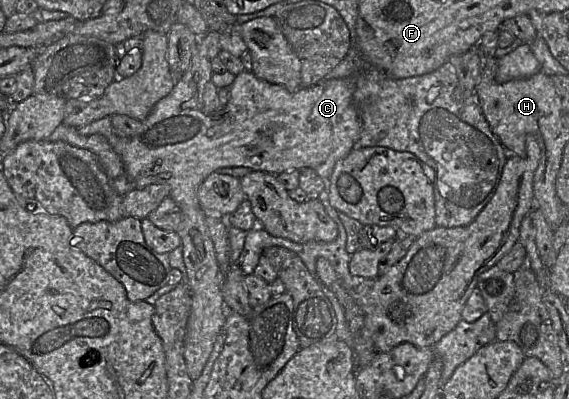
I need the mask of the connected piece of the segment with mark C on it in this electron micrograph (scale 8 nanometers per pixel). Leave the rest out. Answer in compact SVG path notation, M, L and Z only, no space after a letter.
M197 36L197 51L192 57L189 68L180 78L176 78L172 91L158 101L142 121L139 133L132 137L119 137L113 131L111 116L77 128L81 135L99 134L107 139L112 149L121 158L133 189L142 189L151 184L168 185L169 197L181 210L182 221L176 232L181 239L187 286L192 301L184 338L183 356L188 376L192 381L201 375L217 336L222 333L227 315L221 293L222 273L206 226L206 213L197 198L201 183L211 173L228 167L246 167L273 175L311 168L328 182L336 163L353 149L362 129L359 111L353 99L355 77L322 80L315 85L289 92L282 85L269 83L257 78L253 71L244 70L235 76L235 80L229 87L230 99L226 107L213 115L206 115L203 112L204 88L211 80L213 71L211 61L198 53L200 38Z

